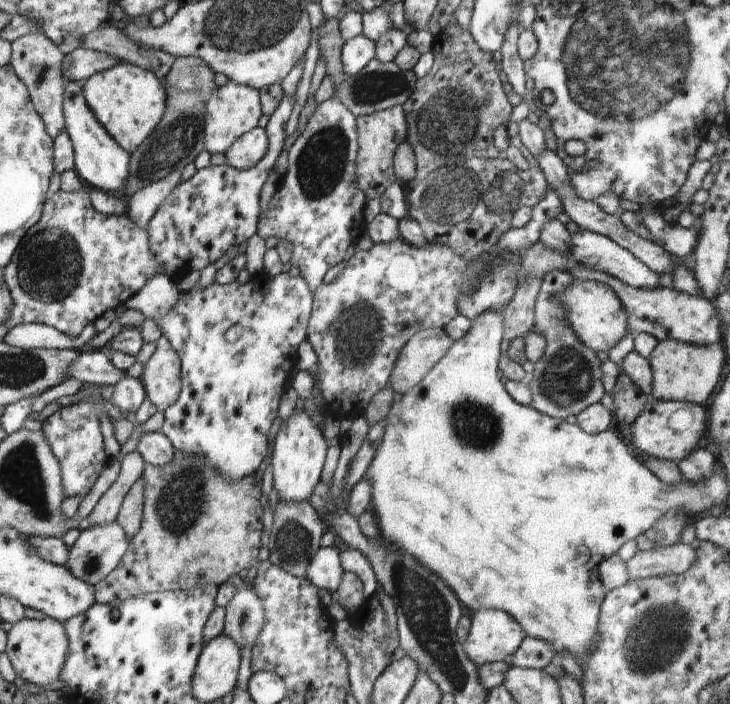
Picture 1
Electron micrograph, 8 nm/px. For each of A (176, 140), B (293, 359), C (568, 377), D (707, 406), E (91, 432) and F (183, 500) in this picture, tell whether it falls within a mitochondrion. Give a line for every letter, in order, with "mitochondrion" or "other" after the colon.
A: mitochondrion
B: other
C: mitochondrion
D: other
E: other
F: mitochondrion

